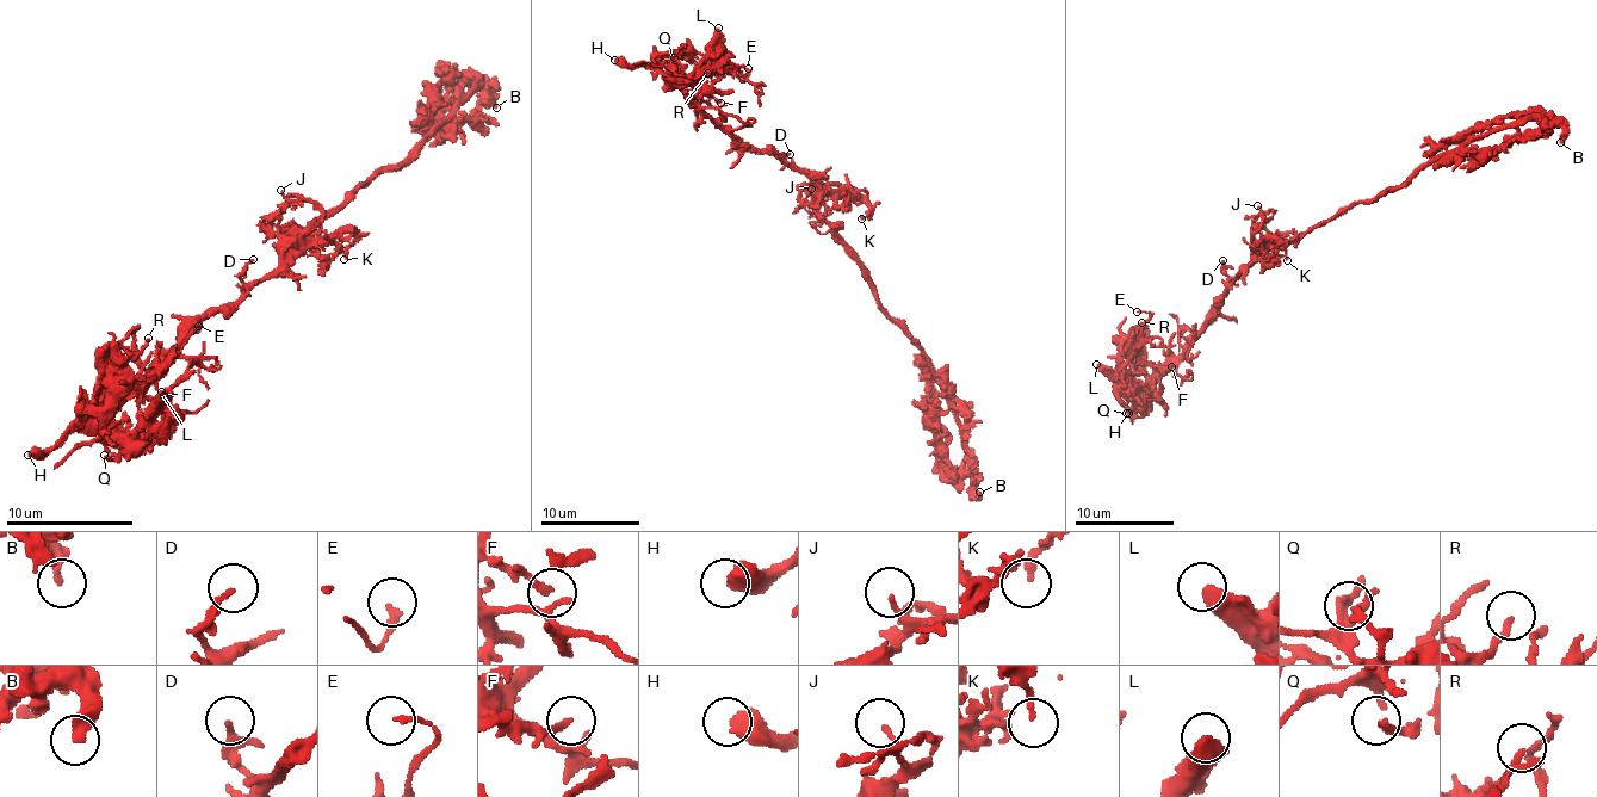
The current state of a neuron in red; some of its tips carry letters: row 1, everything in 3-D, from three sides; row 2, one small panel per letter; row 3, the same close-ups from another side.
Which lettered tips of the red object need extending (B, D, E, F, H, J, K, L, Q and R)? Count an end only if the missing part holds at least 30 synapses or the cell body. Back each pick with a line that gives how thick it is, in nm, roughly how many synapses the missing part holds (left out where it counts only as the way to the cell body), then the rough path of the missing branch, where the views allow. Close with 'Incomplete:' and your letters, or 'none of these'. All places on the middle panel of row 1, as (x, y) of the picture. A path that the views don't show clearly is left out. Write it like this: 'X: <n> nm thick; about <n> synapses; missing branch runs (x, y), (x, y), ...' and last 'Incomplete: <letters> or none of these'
H: 600 nm thick
Incomplete: H

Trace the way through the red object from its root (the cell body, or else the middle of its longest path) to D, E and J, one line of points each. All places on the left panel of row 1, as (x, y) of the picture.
D: (326, 217), (313, 230), (293, 234), (290, 253), (268, 275), (246, 284), (243, 278), (253, 259)
E: (326, 217), (313, 230), (293, 234), (290, 253), (278, 265), (234, 303), (215, 307), (135, 391), (198, 326)
J: (326, 217), (313, 230), (280, 236), (274, 224), (288, 205), (280, 190)

